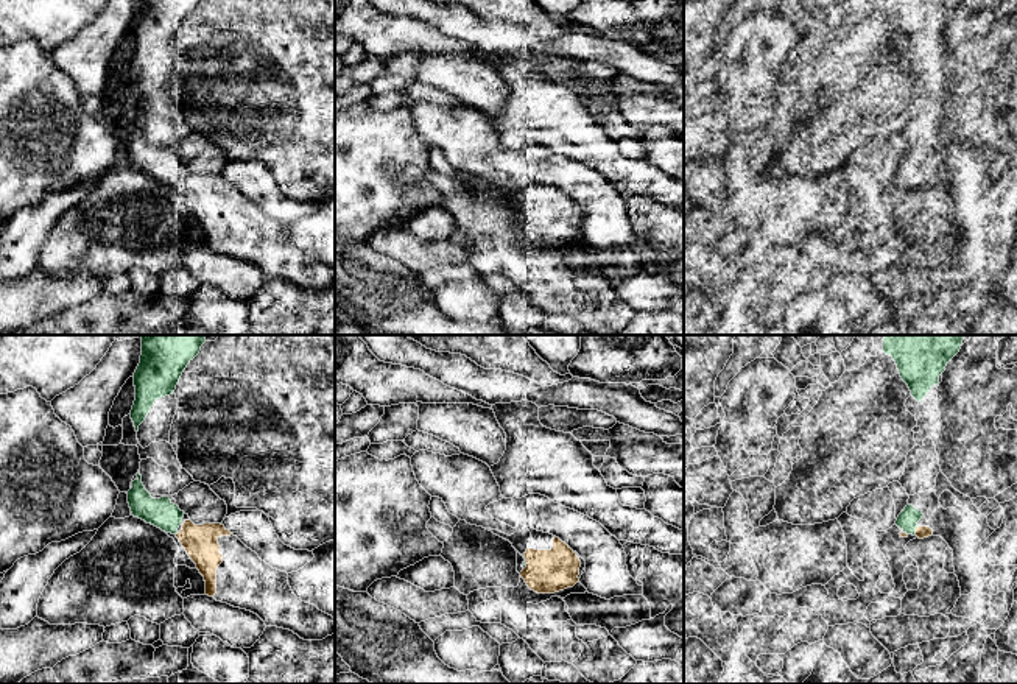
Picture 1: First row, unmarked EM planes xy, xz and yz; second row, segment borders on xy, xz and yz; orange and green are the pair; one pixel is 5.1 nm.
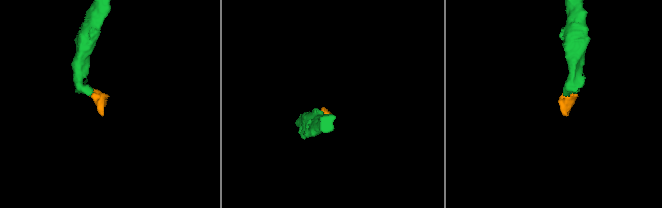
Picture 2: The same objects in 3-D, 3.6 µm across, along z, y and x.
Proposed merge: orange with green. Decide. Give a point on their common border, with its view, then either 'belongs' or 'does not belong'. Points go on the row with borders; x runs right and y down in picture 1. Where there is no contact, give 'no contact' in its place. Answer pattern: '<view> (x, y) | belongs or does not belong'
yz (916, 530) | belongs

